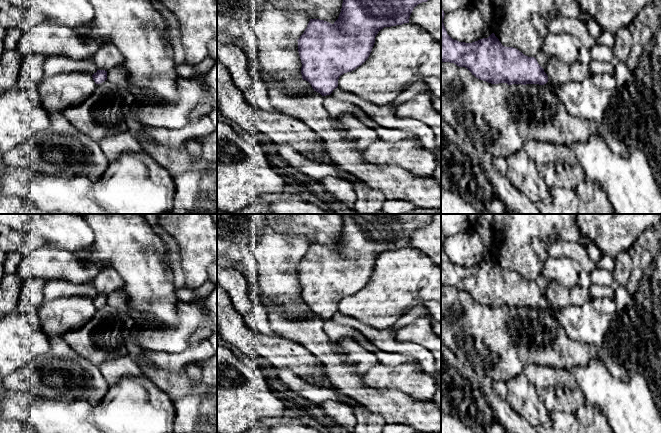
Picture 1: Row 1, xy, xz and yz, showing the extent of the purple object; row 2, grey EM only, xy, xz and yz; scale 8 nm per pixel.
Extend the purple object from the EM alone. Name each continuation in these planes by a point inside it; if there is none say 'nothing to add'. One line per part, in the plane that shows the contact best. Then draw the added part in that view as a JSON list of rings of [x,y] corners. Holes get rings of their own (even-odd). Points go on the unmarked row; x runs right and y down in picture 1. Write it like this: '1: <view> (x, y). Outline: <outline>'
nothing to add

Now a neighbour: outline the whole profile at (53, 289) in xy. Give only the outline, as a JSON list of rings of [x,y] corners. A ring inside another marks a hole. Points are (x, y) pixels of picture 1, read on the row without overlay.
[[[50,280],[46,281],[43,287],[44,300],[70,296],[86,296],[93,299],[97,294],[90,282],[71,283],[65,280]]]

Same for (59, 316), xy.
[[[60,297],[43,300],[38,309],[38,317],[48,336],[63,336],[87,325],[94,318],[96,309],[89,297]]]

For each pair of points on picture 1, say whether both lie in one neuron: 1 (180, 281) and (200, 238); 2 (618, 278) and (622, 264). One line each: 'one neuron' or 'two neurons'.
1: two neurons
2: one neuron

